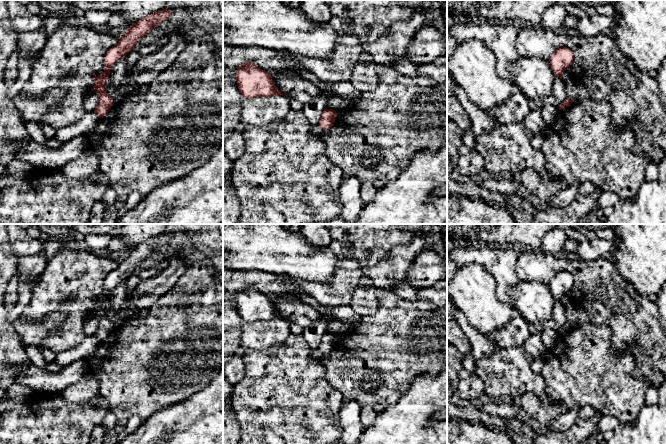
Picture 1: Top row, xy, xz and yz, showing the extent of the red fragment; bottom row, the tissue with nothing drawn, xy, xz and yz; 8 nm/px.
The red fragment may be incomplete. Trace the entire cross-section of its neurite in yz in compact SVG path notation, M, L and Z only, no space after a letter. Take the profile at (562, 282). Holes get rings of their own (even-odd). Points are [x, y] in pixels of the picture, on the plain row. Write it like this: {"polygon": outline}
{"polygon": "M567 271L557 273L550 281L550 290L555 301L562 303L562 297L571 290L574 283L574 277Z"}

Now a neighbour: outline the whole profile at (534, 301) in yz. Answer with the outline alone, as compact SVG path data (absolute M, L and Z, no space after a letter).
M518 281L508 290L518 315L527 323L542 323L553 315L555 298L549 284L540 281Z

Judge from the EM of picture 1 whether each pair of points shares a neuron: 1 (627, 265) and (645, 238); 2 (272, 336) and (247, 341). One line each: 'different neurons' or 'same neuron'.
1: same neuron
2: same neuron

